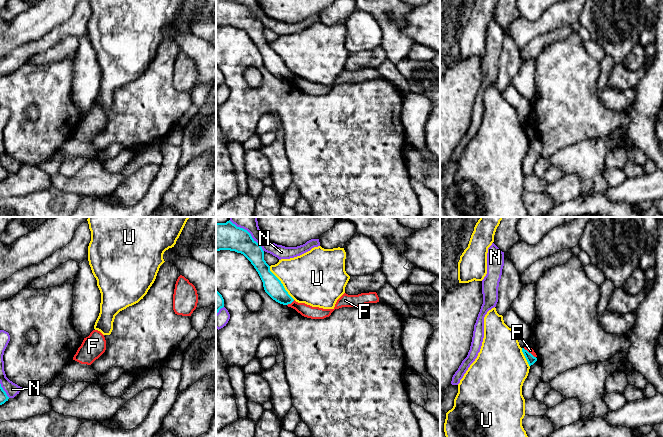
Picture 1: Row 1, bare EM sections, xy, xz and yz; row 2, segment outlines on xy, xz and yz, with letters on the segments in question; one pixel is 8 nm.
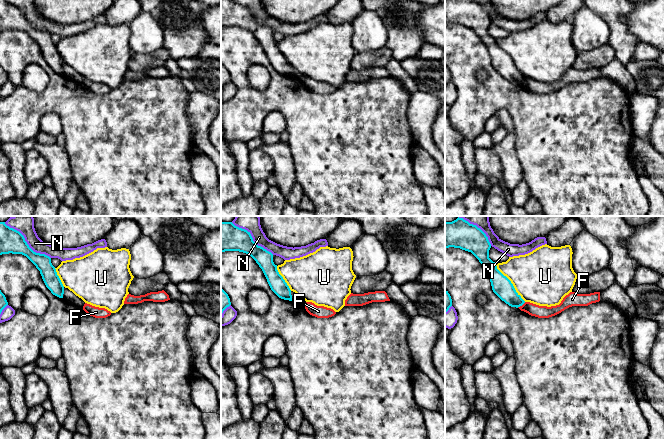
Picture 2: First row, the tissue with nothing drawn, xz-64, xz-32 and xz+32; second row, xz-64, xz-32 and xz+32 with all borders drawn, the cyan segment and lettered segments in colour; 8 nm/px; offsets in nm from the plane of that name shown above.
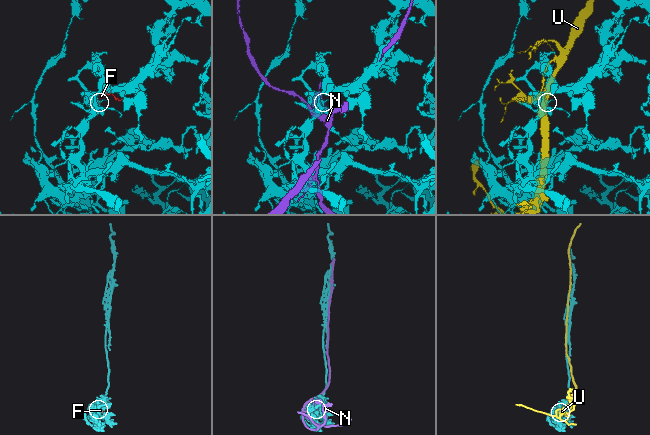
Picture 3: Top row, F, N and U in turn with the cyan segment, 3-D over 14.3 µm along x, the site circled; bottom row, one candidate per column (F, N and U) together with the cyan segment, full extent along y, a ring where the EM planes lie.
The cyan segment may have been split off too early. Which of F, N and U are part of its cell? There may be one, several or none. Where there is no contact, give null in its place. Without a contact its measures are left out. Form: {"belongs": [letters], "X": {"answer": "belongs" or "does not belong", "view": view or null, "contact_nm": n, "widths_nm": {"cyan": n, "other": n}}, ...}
{"belongs": ["F"], "F": {"answer": "belongs", "view": "xz", "contact_nm": 80, "widths_nm": {"cyan": 150, "other": 100}}, "N": {"answer": "does not belong", "view": "xz", "contact_nm": 320, "widths_nm": {"cyan": 200, "other": 100}}, "U": {"answer": "does not belong", "view": "xz", "contact_nm": 340, "widths_nm": {"cyan": 150, "other": 420}}}

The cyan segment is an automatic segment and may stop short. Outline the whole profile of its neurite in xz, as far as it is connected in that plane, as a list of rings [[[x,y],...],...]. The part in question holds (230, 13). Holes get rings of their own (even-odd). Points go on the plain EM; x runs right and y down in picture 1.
[[[216,0],[216,27],[230,26],[243,30],[258,48],[265,68],[276,78],[295,85],[302,92],[311,95],[329,93],[335,85],[342,83],[360,83],[365,80],[379,78],[376,68],[348,71],[344,69],[333,85],[312,83],[296,78],[285,66],[281,57],[270,47],[264,36],[264,27],[251,10],[235,0]]]

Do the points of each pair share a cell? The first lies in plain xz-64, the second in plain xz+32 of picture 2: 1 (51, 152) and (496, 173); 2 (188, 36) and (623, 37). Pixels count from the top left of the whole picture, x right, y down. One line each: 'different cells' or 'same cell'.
1: different cells
2: same cell

